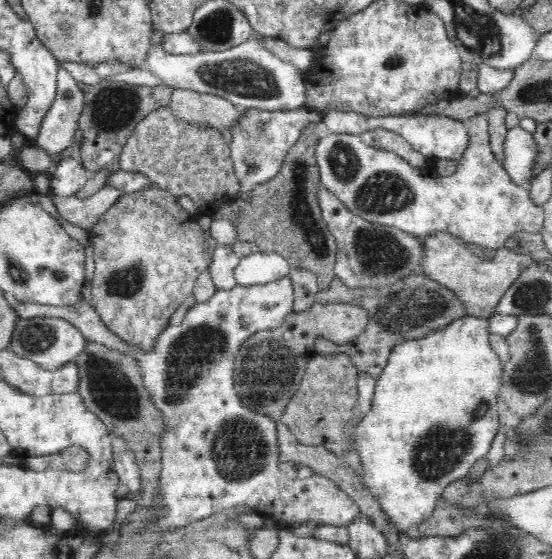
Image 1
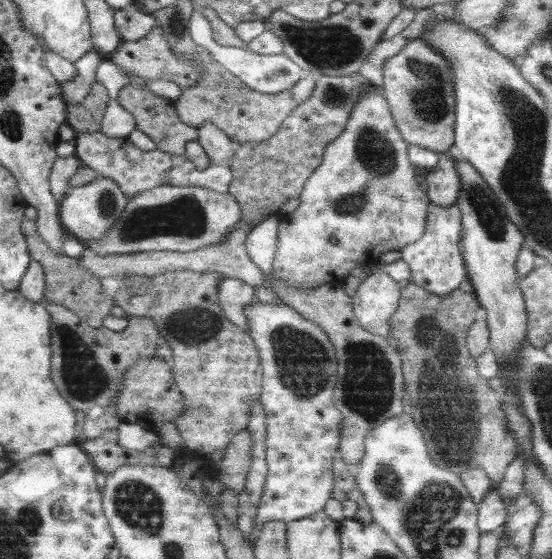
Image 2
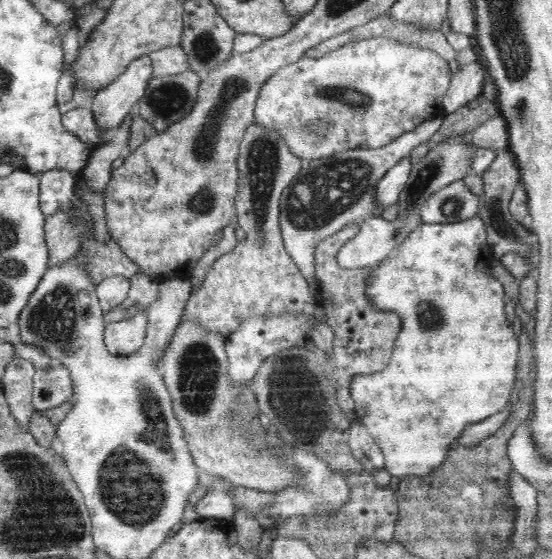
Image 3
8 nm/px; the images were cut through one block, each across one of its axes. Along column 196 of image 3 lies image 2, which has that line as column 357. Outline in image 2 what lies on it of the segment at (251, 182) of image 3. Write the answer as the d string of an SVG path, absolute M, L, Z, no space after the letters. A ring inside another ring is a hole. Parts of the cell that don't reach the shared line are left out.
M370 266L368 277L352 297L352 309L366 331L388 339L390 319L400 302L401 288L381 266Z

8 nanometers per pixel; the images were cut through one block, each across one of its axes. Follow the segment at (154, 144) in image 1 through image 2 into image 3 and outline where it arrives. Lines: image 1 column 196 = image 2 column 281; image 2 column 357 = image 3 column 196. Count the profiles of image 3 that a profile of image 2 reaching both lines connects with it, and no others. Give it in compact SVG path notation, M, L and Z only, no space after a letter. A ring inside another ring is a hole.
M190 70L175 74L172 76L163 76L160 78L152 77L146 85L141 99L131 108L131 111L123 118L122 124L113 132L106 143L94 148L91 151L86 166L78 175L77 182L81 186L93 188L94 192L100 194L106 190L106 185L110 182L112 176L112 162L116 158L126 156L129 146L130 126L132 126L132 118L139 114L141 118L152 123L154 134L162 133L174 122L180 122L180 118L188 116L188 112L192 112L192 106L196 104L198 98L198 90L201 84L201 78Z

